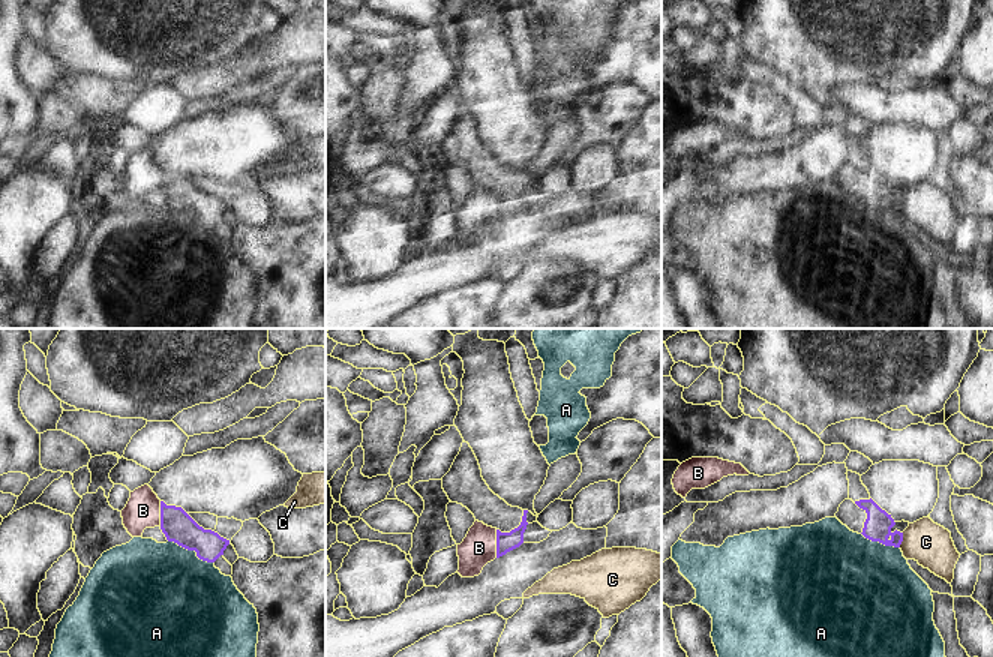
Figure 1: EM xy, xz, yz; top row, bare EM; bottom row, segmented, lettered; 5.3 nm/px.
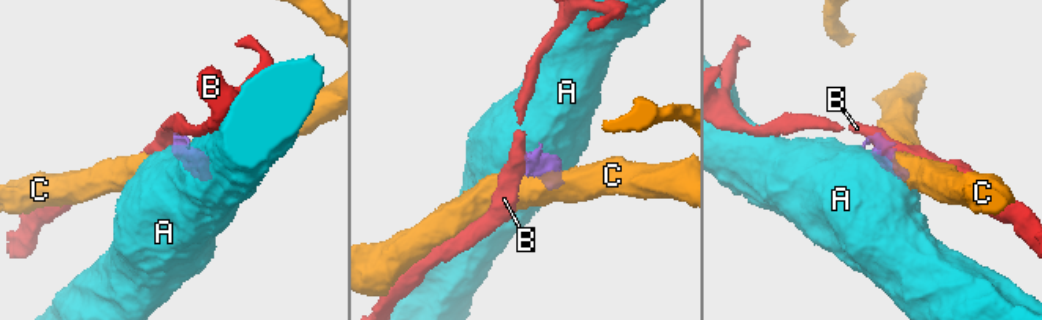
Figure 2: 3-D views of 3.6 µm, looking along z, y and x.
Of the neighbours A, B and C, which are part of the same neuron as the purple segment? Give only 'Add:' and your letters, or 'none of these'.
Add: none of these

